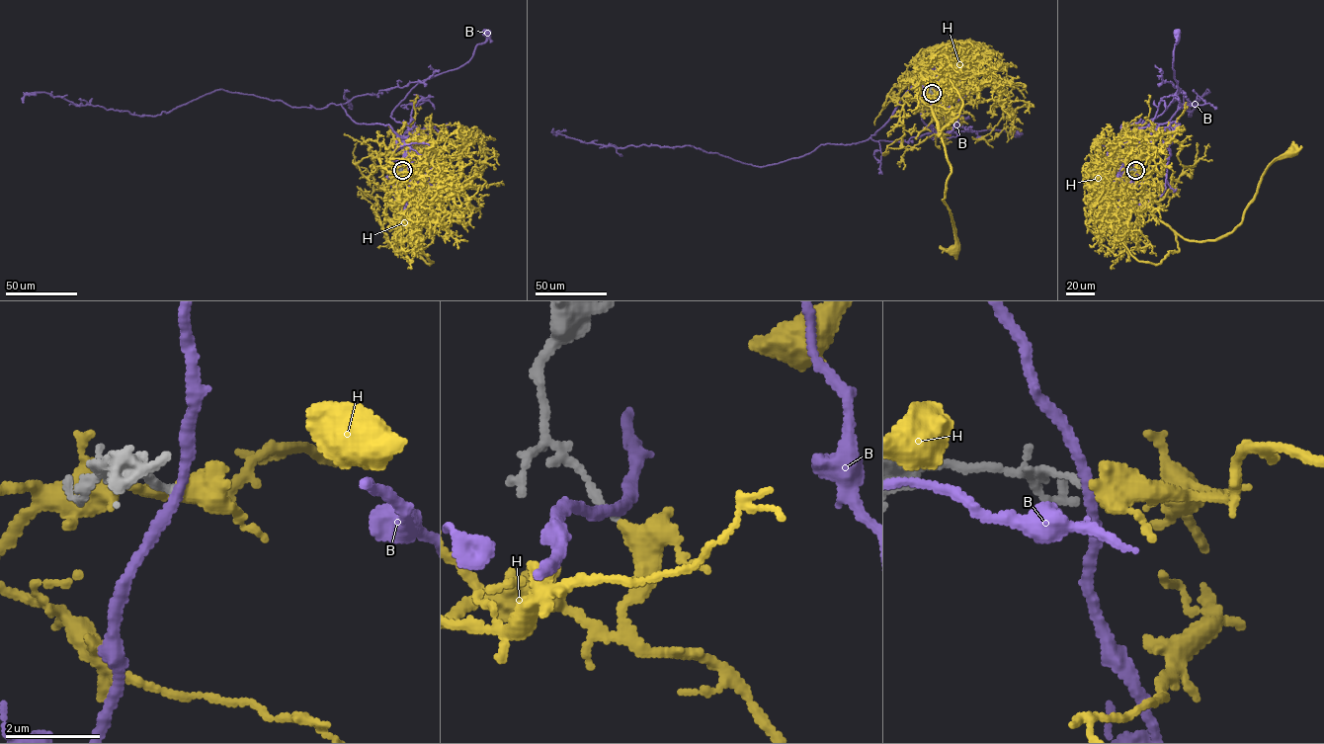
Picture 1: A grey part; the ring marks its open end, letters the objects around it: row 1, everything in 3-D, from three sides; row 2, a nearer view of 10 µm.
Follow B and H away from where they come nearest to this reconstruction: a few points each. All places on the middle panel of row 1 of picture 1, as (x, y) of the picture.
B: (932, 93), (939, 84), (939, 95), (928, 101), (921, 115), (925, 124), (940, 133), (987, 129), (1016, 133)
H: (932, 93), (939, 111), (945, 113), (948, 102), (932, 107), (951, 168), (943, 200), (951, 216), (951, 251)

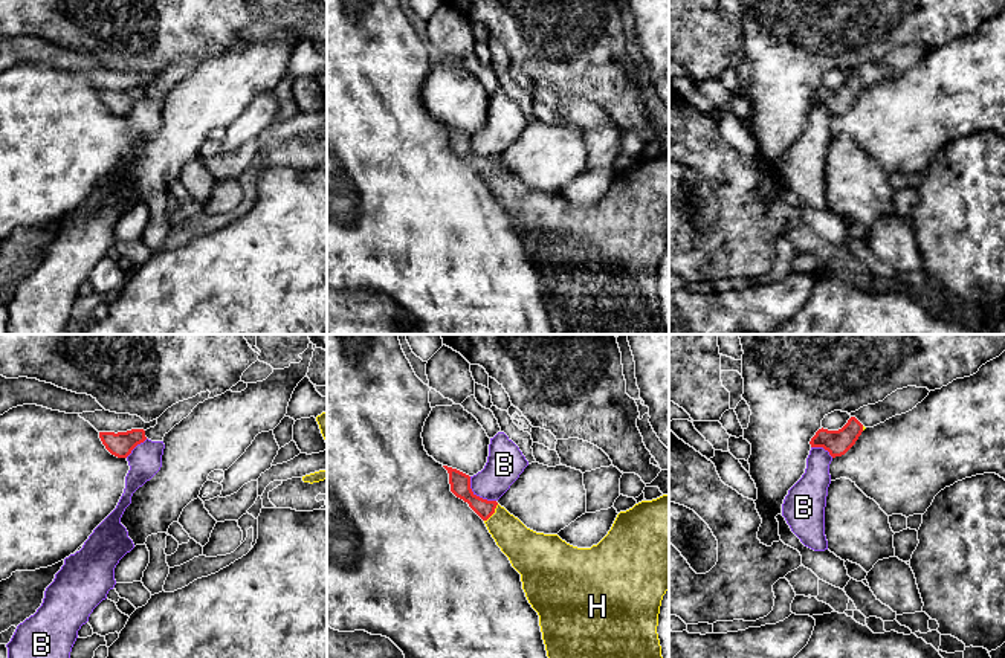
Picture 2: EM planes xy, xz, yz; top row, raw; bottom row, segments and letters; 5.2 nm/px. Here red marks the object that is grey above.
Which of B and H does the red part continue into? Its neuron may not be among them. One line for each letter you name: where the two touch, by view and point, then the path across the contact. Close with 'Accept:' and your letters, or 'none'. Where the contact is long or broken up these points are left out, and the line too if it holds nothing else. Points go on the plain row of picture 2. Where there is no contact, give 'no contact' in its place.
H: meets red in xz at (492, 171); runs through xz (460, 141), (477, 162), (492, 171), (524, 205)
Accept: H

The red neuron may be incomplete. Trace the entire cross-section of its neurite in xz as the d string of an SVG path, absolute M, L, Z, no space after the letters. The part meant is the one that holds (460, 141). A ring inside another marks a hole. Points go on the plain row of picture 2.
M443 125L449 131L451 150L484 179L496 203L521 232L525 255L539 273L542 298L554 334L666 334L657 284L661 258L669 247L669 151L620 169L597 203L577 206L557 192L527 186L496 159L477 154L470 147L469 133Z

